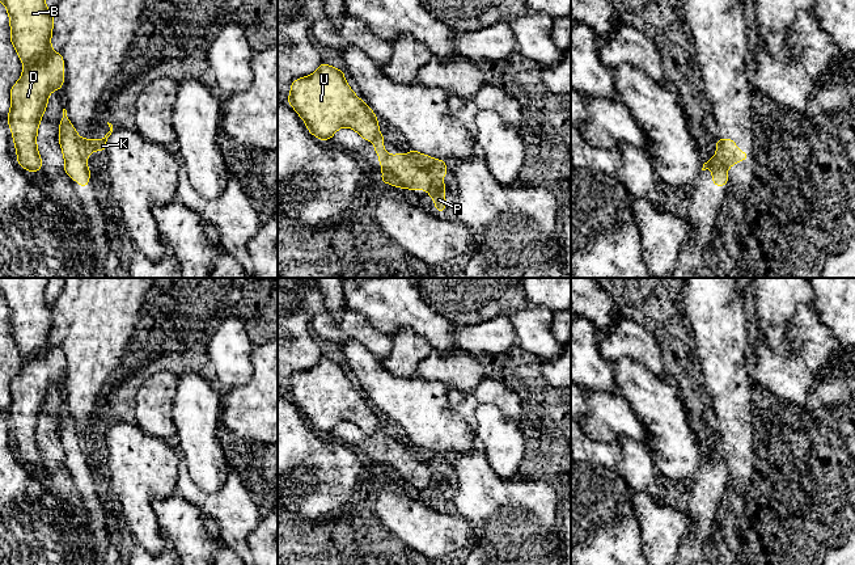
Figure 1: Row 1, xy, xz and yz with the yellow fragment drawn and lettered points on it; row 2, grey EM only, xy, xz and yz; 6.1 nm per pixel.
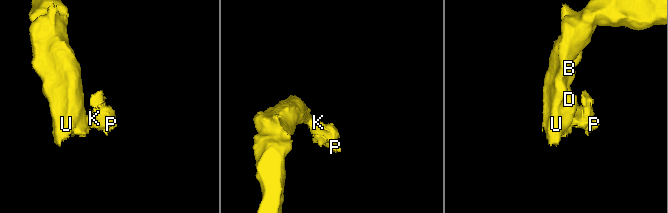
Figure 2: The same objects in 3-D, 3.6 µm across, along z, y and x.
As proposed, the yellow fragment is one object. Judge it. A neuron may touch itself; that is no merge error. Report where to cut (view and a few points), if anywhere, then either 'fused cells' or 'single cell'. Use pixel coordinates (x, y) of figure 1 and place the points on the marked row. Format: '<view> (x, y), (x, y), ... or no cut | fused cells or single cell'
xy (79, 138), (80, 154), (85, 161) | fused cells

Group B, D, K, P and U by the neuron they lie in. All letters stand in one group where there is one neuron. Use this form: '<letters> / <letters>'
B D U / K P

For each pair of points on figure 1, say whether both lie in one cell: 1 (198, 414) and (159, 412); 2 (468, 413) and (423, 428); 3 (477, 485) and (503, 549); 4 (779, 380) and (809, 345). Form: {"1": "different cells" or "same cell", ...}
{"1": "different cells", "2": "different cells", "3": "same cell", "4": "same cell"}

